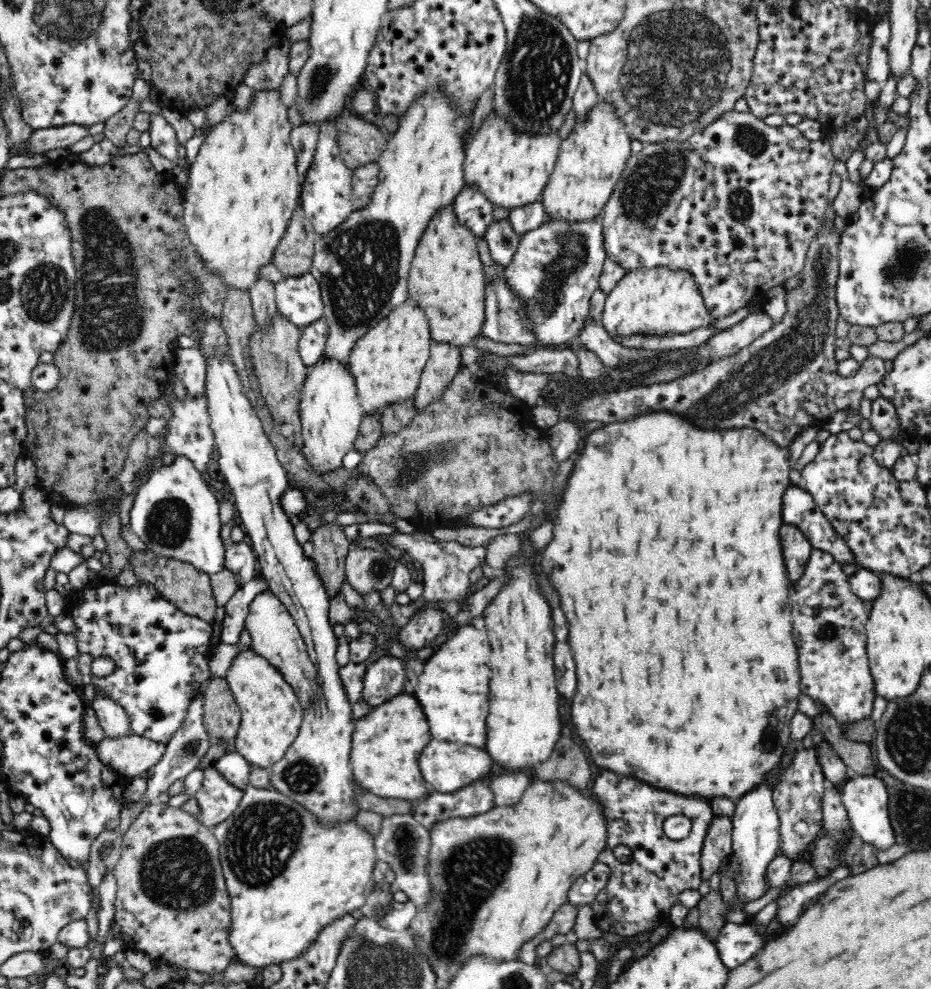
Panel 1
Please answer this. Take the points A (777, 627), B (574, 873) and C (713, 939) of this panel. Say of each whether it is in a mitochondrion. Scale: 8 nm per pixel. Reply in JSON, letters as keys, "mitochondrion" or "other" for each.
{"A":"other","B":"other","C":"other"}

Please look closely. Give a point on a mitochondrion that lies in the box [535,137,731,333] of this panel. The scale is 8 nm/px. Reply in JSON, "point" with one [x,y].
{"point":[651,183]}

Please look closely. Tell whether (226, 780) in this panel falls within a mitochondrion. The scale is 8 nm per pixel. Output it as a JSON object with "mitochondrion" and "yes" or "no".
{"mitochondrion":"no"}

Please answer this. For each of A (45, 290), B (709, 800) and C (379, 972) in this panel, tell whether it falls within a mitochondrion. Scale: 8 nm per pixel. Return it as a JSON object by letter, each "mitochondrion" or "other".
{"A":"mitochondrion","B":"other","C":"mitochondrion"}

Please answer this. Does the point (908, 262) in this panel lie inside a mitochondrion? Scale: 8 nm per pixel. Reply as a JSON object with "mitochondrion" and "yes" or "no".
{"mitochondrion":"yes"}

